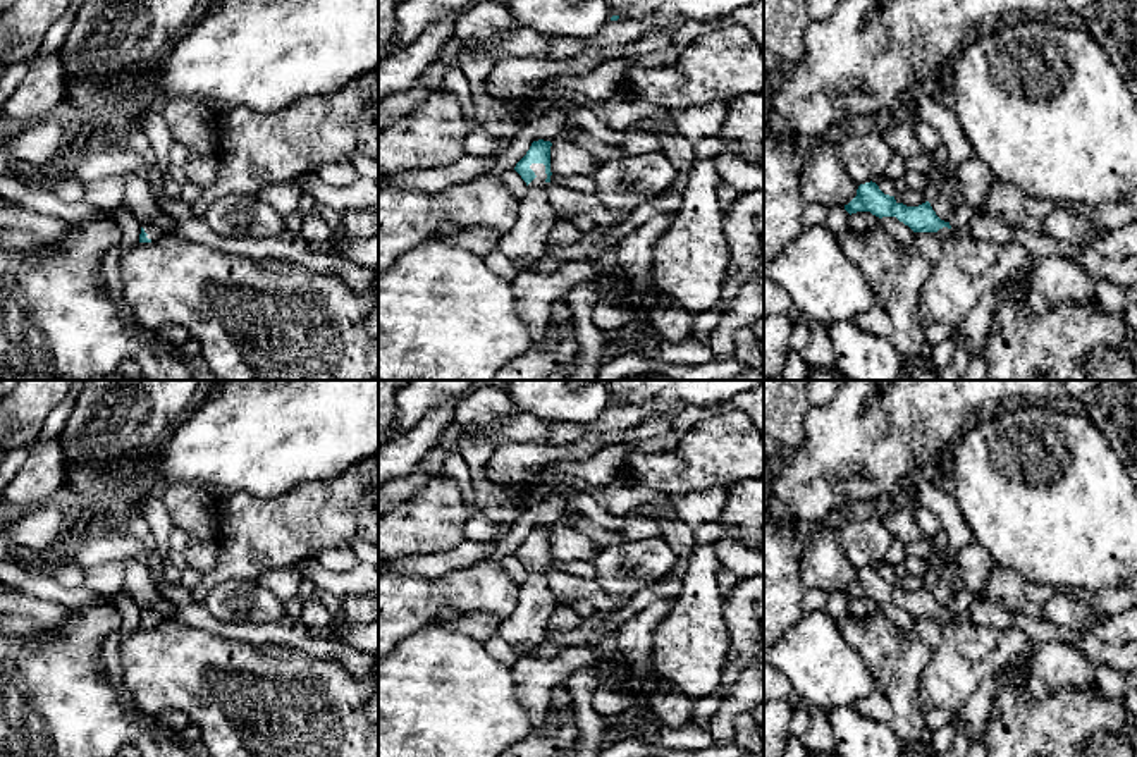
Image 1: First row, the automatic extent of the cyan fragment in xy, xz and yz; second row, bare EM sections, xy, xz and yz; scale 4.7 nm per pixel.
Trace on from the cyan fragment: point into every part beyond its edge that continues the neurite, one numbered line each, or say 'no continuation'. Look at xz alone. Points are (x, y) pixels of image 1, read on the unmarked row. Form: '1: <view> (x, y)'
1: xz (525, 628)

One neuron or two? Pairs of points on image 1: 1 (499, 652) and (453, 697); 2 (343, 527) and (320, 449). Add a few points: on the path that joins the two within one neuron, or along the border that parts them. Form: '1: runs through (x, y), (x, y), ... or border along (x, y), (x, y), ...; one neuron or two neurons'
1: border along (482, 644), (492, 658), (511, 668); two neurons
2: border along (360, 461), (334, 477), (307, 480), (291, 491); two neurons

